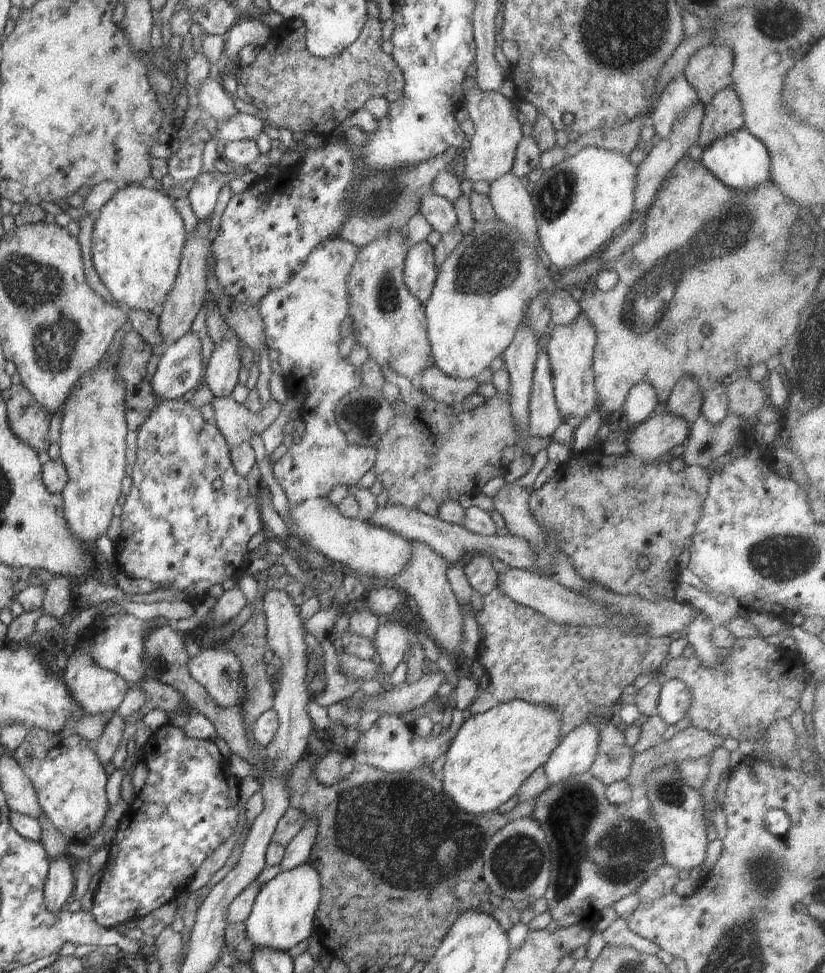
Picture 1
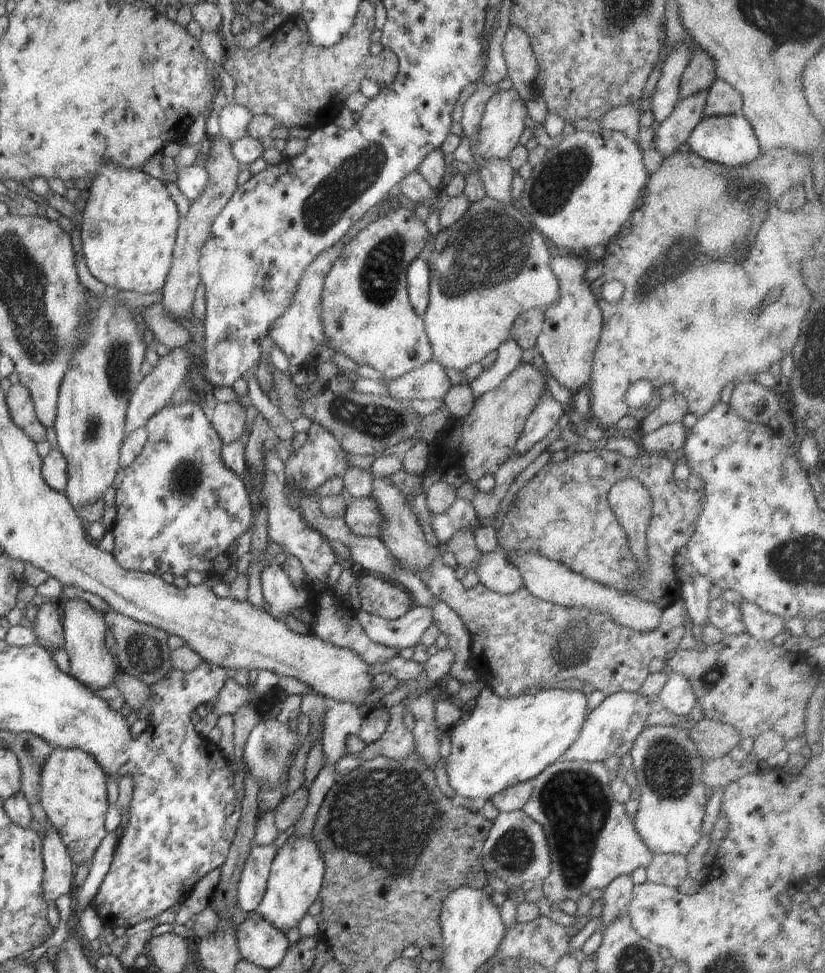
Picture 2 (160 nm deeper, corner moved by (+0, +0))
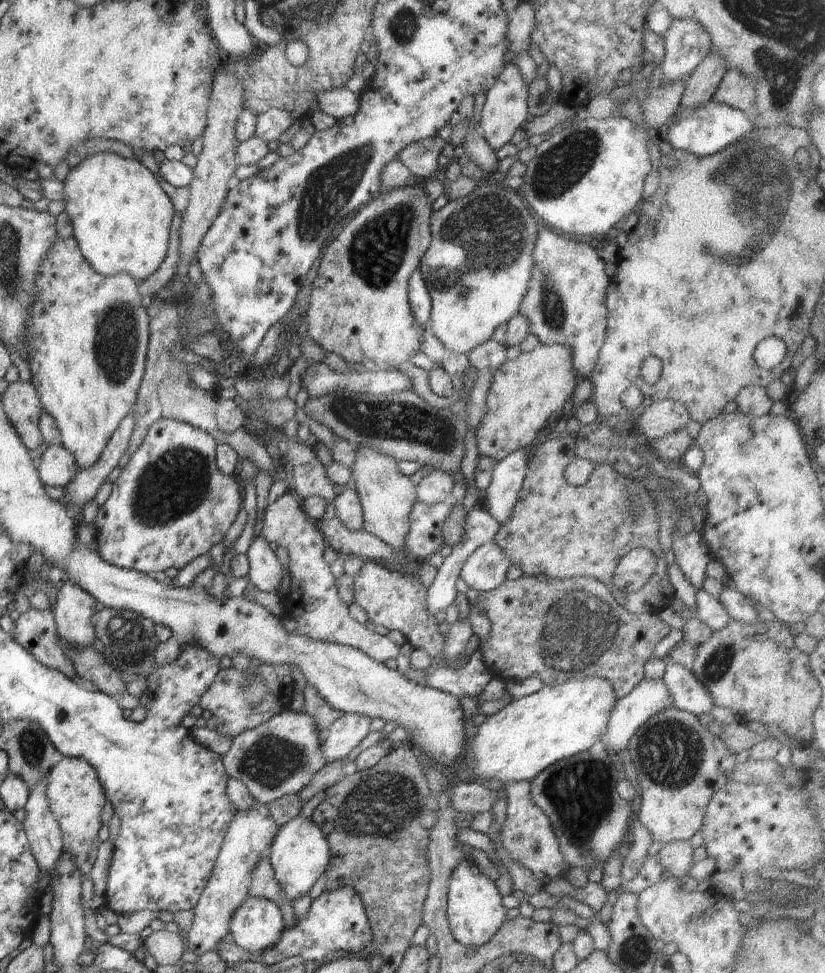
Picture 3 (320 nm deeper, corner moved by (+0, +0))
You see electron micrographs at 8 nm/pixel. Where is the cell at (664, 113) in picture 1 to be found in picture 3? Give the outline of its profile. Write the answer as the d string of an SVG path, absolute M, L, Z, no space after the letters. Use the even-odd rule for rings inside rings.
M690 17L673 18L663 39L665 55L660 68L665 84L690 76L713 48L708 31Z

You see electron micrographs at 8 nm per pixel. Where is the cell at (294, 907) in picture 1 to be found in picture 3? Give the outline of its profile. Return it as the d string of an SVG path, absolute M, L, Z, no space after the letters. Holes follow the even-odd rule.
M298 816L279 828L273 840L269 859L287 899L292 902L296 897L305 895L327 870L331 850L322 829L311 819Z

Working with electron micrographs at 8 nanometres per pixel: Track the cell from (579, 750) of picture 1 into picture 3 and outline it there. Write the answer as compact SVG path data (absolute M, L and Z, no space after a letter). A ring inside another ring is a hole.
M642 679L626 696L617 699L608 719L607 729L598 742L609 753L620 752L629 745L633 734L656 713L673 706L673 700L663 679Z

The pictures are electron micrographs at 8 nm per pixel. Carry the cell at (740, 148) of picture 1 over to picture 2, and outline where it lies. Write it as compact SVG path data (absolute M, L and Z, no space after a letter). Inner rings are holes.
M743 114L740 116L702 116L700 122L688 136L687 143L691 151L700 158L720 163L721 165L728 165L729 167L737 167L738 165L752 162L761 153L761 148L752 125Z

